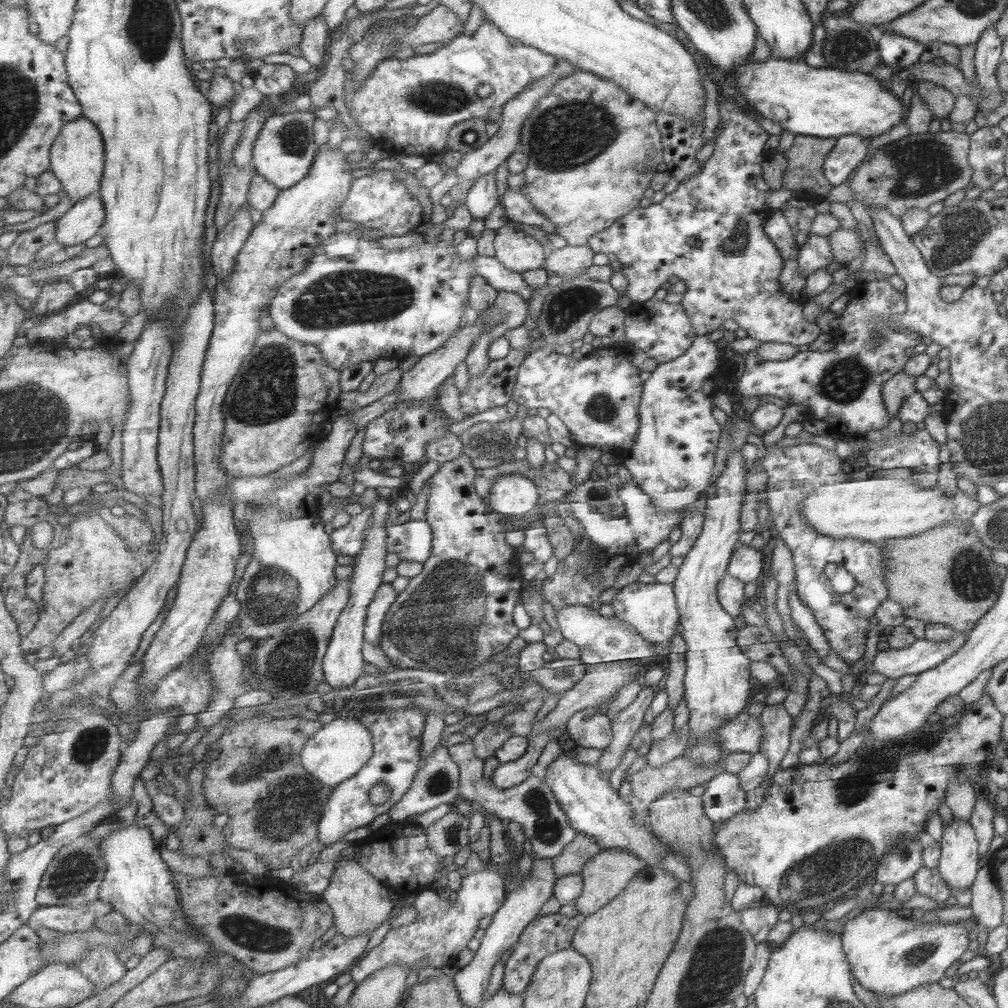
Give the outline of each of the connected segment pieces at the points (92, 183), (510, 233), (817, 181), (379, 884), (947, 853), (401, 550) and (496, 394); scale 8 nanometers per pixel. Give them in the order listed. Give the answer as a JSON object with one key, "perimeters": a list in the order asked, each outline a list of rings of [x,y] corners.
{"perimeters":[[[[86,116],[69,122],[52,150],[53,169],[62,180],[74,205],[102,191],[106,174],[106,139],[101,127]]],[[[509,221],[506,226],[497,231],[497,239],[495,242],[496,257],[518,273],[526,273],[534,270],[545,269],[546,262],[549,260],[550,252],[544,248],[544,244],[540,240],[536,240],[534,236],[526,234],[522,228],[514,227],[516,222]]],[[[797,134],[793,145],[784,152],[788,164],[784,170],[781,188],[814,201],[830,192],[833,186],[825,177],[823,166],[836,141],[837,138]]],[[[342,860],[337,863],[340,863],[340,866],[335,868],[332,882],[324,893],[326,900],[335,910],[336,928],[347,938],[356,938],[362,934],[372,936],[392,916],[396,908],[390,888],[382,879],[376,878],[360,860]]],[[[954,818],[952,824],[944,827],[939,843],[941,857],[937,868],[942,880],[951,889],[970,888],[980,868],[979,844],[972,826]]],[[[402,519],[388,530],[388,548],[412,562],[428,562],[434,552],[434,540],[434,529],[424,520]]],[[[514,349],[502,360],[493,360],[482,376],[471,375],[466,392],[461,395],[461,410],[467,415],[506,406],[513,400],[520,370],[528,354]]]]}

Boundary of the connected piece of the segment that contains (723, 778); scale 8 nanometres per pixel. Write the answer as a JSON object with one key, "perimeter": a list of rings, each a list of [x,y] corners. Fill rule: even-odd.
{"perimeter":[[[716,773],[705,786],[705,793],[701,796],[702,807],[712,823],[727,822],[745,810],[746,790],[742,790],[738,774]]]}

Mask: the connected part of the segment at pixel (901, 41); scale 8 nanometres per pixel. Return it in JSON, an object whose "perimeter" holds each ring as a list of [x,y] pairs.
{"perimeter":[[[884,31],[878,48],[881,62],[888,66],[908,66],[919,62],[920,55],[927,49],[924,44],[898,33]]]}

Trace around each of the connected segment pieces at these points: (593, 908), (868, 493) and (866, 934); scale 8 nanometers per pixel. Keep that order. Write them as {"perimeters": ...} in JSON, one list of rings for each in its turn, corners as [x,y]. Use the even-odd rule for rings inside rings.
{"perimeters":[[[[606,849],[601,850],[585,864],[582,870],[583,890],[576,900],[576,908],[580,919],[596,913],[603,906],[609,904],[618,894],[624,892],[629,886],[629,882],[641,872],[647,864],[642,862],[642,858],[626,849]]],[[[871,477],[867,480],[849,480],[812,489],[800,503],[800,514],[818,534],[826,534],[830,538],[840,538],[840,540],[860,538],[860,540],[879,544],[884,539],[904,538],[930,530],[948,521],[969,521],[980,507],[981,504],[977,498],[972,498],[960,489],[954,496],[948,496],[937,485],[921,488],[912,477],[905,480]]],[[[882,905],[864,909],[860,915],[848,920],[841,934],[843,952],[854,977],[864,988],[874,992],[875,996],[880,994],[894,996],[920,985],[938,983],[944,972],[968,950],[970,943],[968,926],[964,927],[958,923],[943,925],[936,921],[924,923],[921,920],[902,918],[895,908]]]]}

